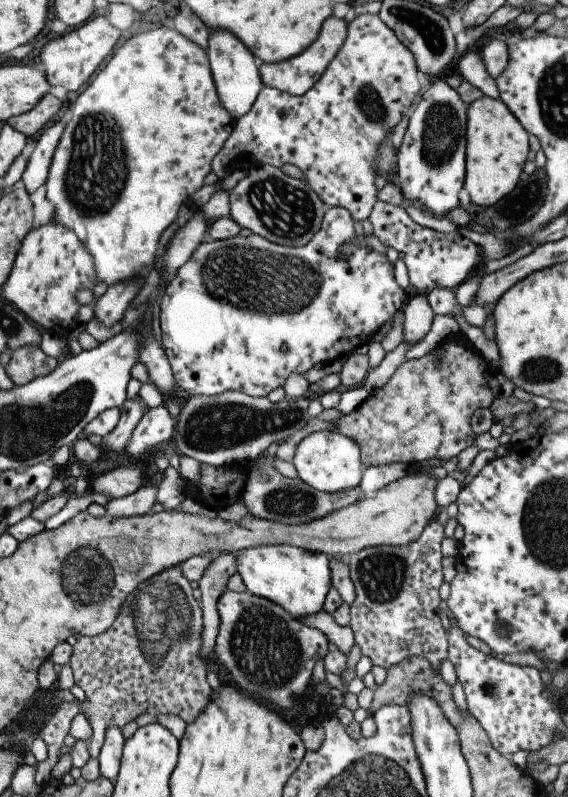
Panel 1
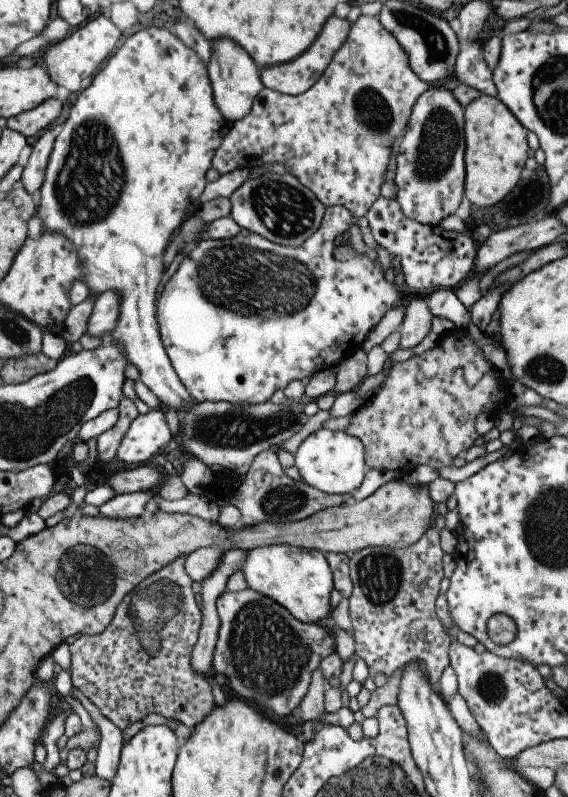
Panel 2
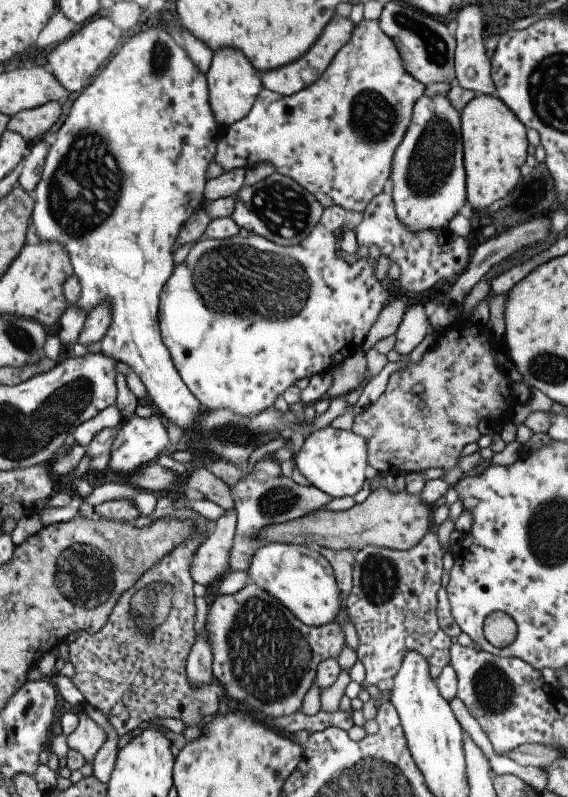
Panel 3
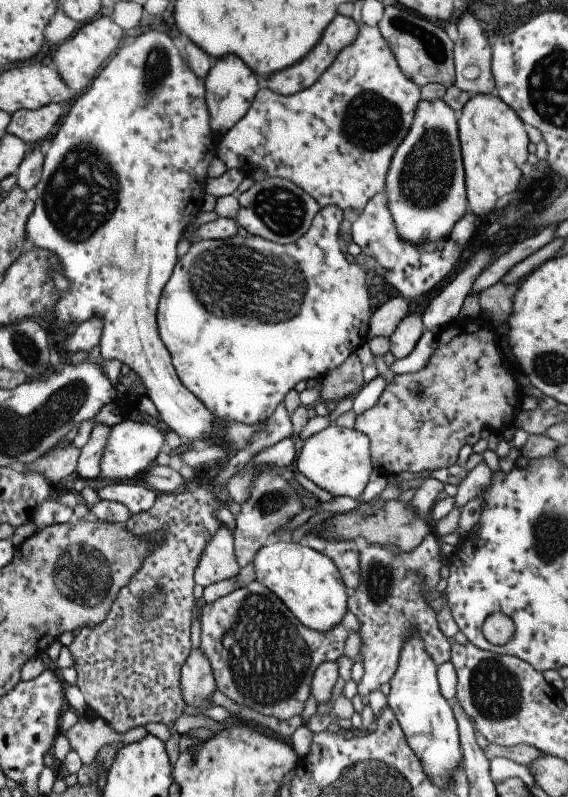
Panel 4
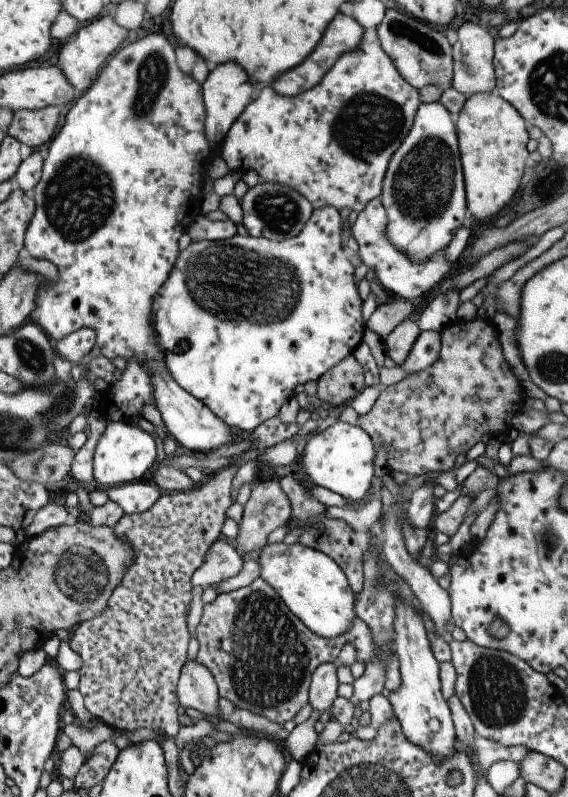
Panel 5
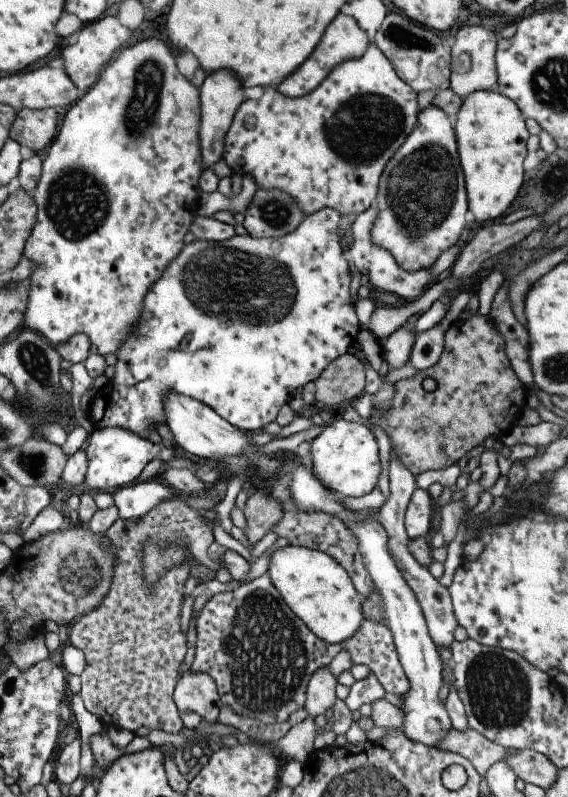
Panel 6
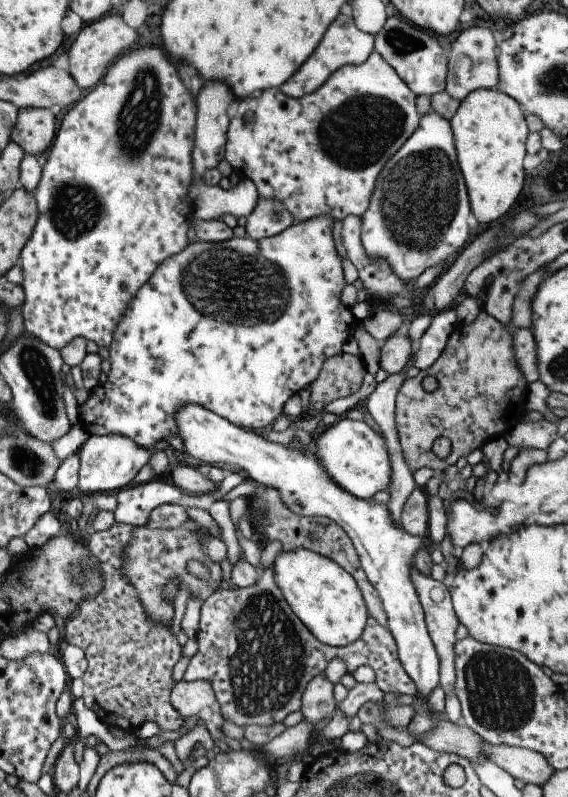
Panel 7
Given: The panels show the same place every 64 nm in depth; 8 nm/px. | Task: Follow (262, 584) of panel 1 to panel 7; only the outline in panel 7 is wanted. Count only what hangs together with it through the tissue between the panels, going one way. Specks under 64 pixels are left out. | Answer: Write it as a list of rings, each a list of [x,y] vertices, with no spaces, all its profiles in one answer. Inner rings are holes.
[[[299,548],[293,552],[279,552],[271,564],[271,572],[293,614],[319,642],[331,648],[341,648],[363,634],[369,618],[365,600],[355,580],[337,562],[315,554],[313,550]]]

